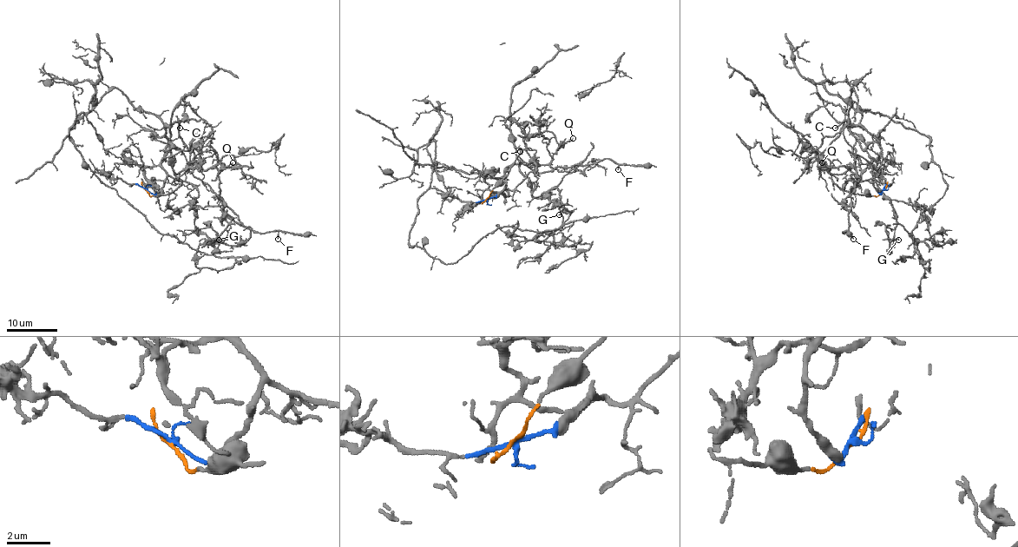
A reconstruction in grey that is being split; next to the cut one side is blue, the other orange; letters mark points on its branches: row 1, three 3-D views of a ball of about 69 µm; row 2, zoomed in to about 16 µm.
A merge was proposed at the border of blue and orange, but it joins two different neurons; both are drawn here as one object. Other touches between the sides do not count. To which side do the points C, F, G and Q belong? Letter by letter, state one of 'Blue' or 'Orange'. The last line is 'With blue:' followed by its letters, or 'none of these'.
C: Blue
F: Orange
G: Blue
Q: Blue
With blue: C, G, Q

